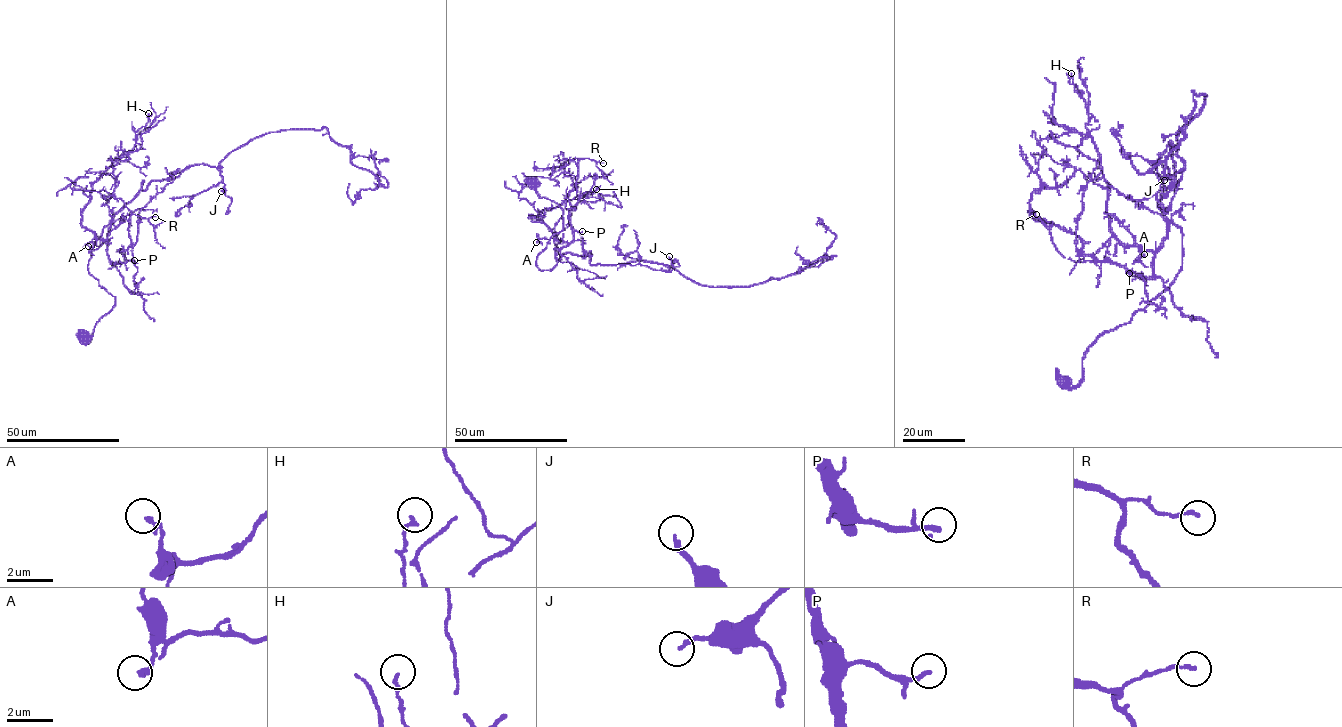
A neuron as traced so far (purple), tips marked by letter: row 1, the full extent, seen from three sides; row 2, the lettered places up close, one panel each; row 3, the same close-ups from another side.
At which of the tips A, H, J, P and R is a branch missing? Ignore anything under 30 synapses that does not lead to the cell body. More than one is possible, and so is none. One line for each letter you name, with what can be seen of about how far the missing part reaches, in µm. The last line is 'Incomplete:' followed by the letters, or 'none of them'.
P: 45 µm
Incomplete: P

